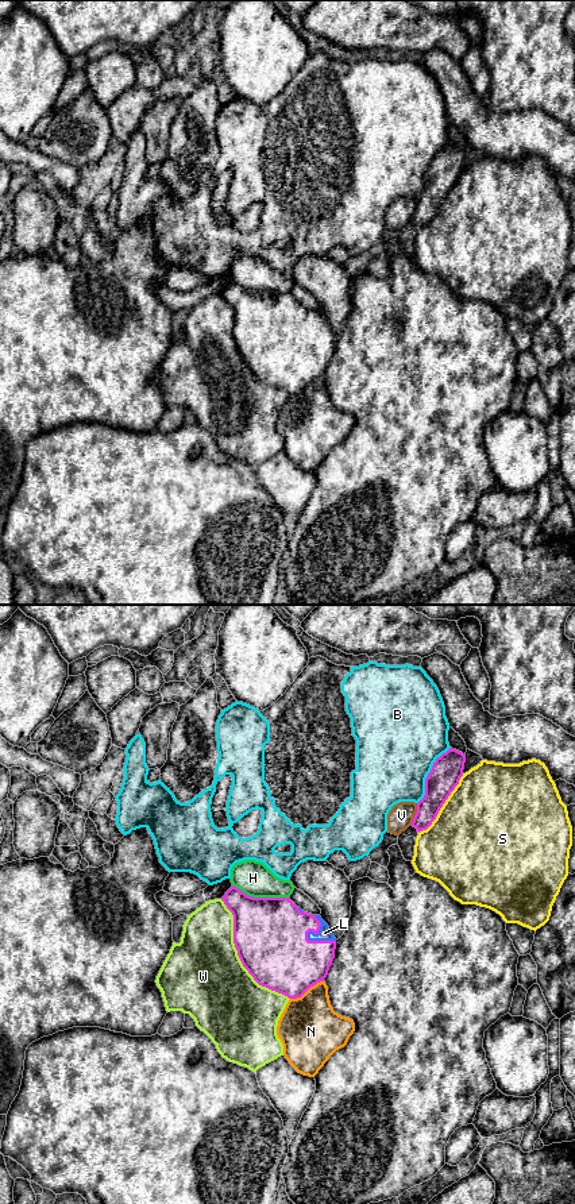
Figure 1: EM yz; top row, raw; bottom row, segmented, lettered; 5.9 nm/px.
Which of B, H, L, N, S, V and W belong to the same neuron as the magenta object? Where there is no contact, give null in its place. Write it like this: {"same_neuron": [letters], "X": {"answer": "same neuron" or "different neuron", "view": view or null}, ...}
{"same_neuron": ["L"], "B": {"answer": "different neuron", "view": "yz"}, "H": {"answer": "different neuron", "view": "yz"}, "L": {"answer": "same neuron", "view": "yz"}, "N": {"answer": "different neuron", "view": "yz"}, "S": {"answer": "different neuron", "view": "yz"}, "V": {"answer": "different neuron", "view": "yz"}, "W": {"answer": "different neuron", "view": "yz"}}

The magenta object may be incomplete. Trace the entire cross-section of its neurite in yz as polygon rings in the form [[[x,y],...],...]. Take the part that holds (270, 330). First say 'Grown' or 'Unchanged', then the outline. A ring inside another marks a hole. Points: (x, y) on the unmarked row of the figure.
Grown. [[[231,282],[221,294],[234,310],[234,339],[254,375],[289,394],[301,393],[328,370],[336,333],[320,310],[304,308],[290,293],[252,293]]]

